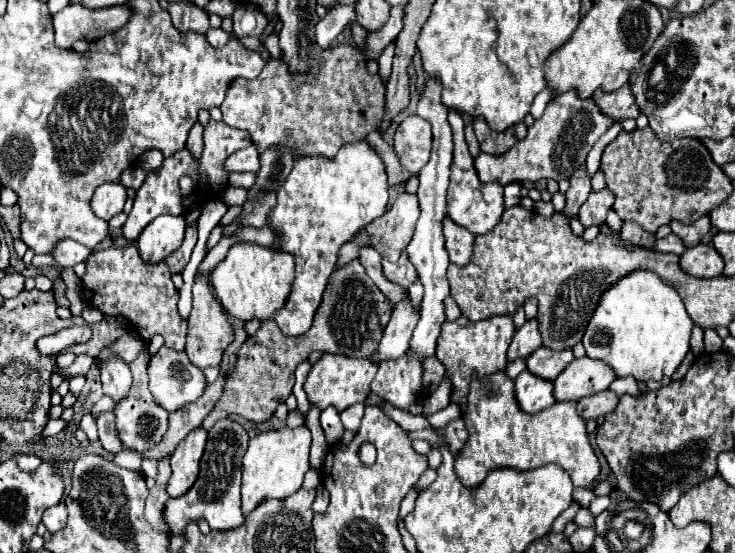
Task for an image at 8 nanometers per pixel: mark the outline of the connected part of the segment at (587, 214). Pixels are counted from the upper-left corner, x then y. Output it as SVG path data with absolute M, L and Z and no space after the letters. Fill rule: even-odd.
M602 188L600 192L590 192L588 200L580 206L578 218L586 228L602 224L606 220L606 212L612 208L612 204L614 204L614 196L608 188Z

